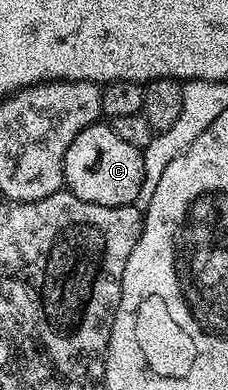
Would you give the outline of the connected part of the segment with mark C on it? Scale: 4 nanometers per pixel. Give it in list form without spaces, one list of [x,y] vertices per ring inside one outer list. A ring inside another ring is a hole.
[[[107,122],[91,123],[82,129],[82,133],[78,133],[78,137],[74,137],[70,149],[66,149],[64,181],[67,190],[74,192],[82,201],[107,207],[127,207],[135,204],[143,180],[143,150],[122,141],[122,137],[118,137]]]

